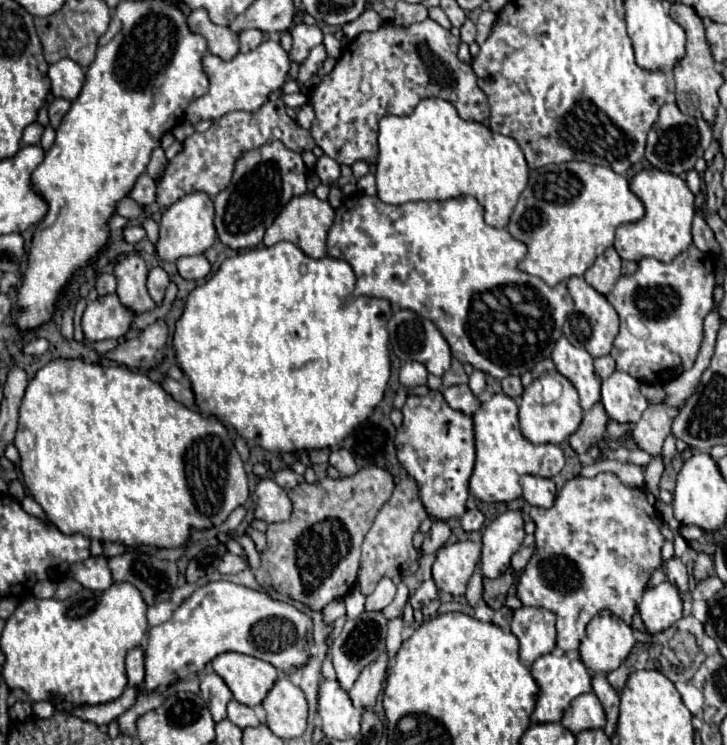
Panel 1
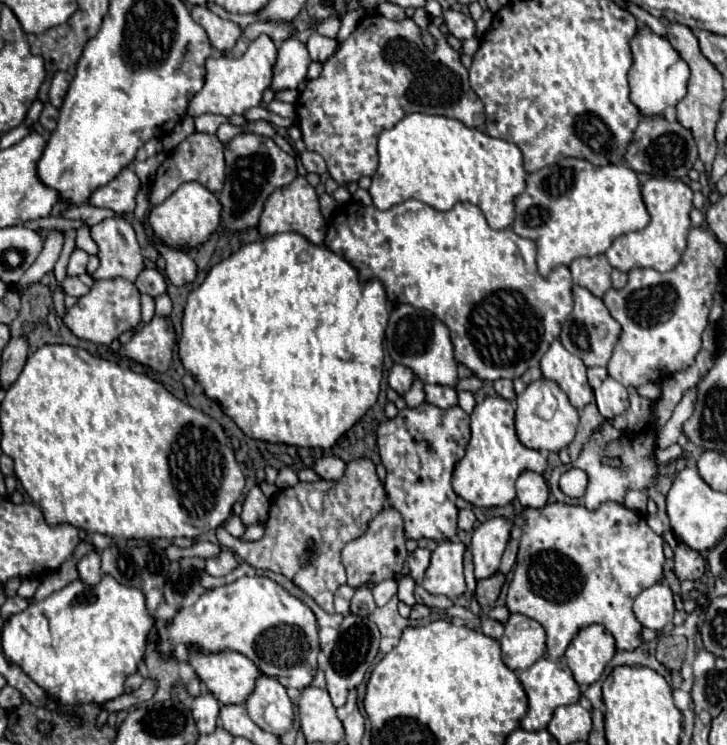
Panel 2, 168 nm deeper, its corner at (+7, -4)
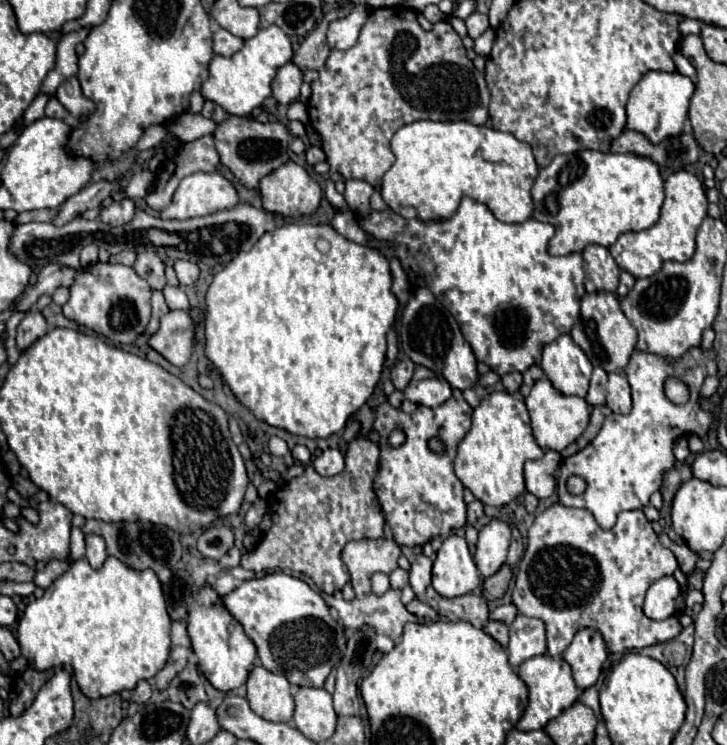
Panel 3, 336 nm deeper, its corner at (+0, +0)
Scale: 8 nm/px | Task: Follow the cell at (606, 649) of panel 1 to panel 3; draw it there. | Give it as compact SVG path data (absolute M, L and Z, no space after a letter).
M581 629L575 635L573 643L565 649L563 659L571 665L573 679L579 691L595 685L607 659L607 647L601 633L595 633L595 629Z

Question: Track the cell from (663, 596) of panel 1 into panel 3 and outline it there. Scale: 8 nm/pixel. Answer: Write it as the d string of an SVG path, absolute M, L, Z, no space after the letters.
M667 575L657 579L649 589L647 589L647 597L645 597L645 605L643 611L647 617L651 619L667 619L675 615L675 599L679 595L679 583L675 581L675 577Z

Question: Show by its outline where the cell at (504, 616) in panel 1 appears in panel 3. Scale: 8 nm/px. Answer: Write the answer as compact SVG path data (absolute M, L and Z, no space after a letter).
M489 621L487 623L487 627L485 627L485 631L503 647L503 649L507 649L507 643L509 643L509 629L507 629L507 625L505 623L499 623L499 621Z

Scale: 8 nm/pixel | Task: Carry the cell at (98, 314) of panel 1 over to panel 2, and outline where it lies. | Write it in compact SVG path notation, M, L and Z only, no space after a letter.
M124 279L96 281L92 291L88 295L80 297L78 303L68 309L64 323L80 339L92 341L96 345L110 345L124 331L138 327L138 323L140 323L140 293L134 283L124 281Z

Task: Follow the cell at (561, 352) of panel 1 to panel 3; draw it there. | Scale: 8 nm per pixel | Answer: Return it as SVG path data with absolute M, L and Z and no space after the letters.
M563 335L543 347L541 369L557 391L577 397L587 395L593 365L579 345L573 343L571 335Z

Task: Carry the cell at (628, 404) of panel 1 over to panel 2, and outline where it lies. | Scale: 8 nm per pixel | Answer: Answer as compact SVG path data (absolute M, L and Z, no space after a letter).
M606 377L604 383L594 393L596 393L598 411L604 419L614 419L614 417L622 415L630 405L628 389L612 377Z

